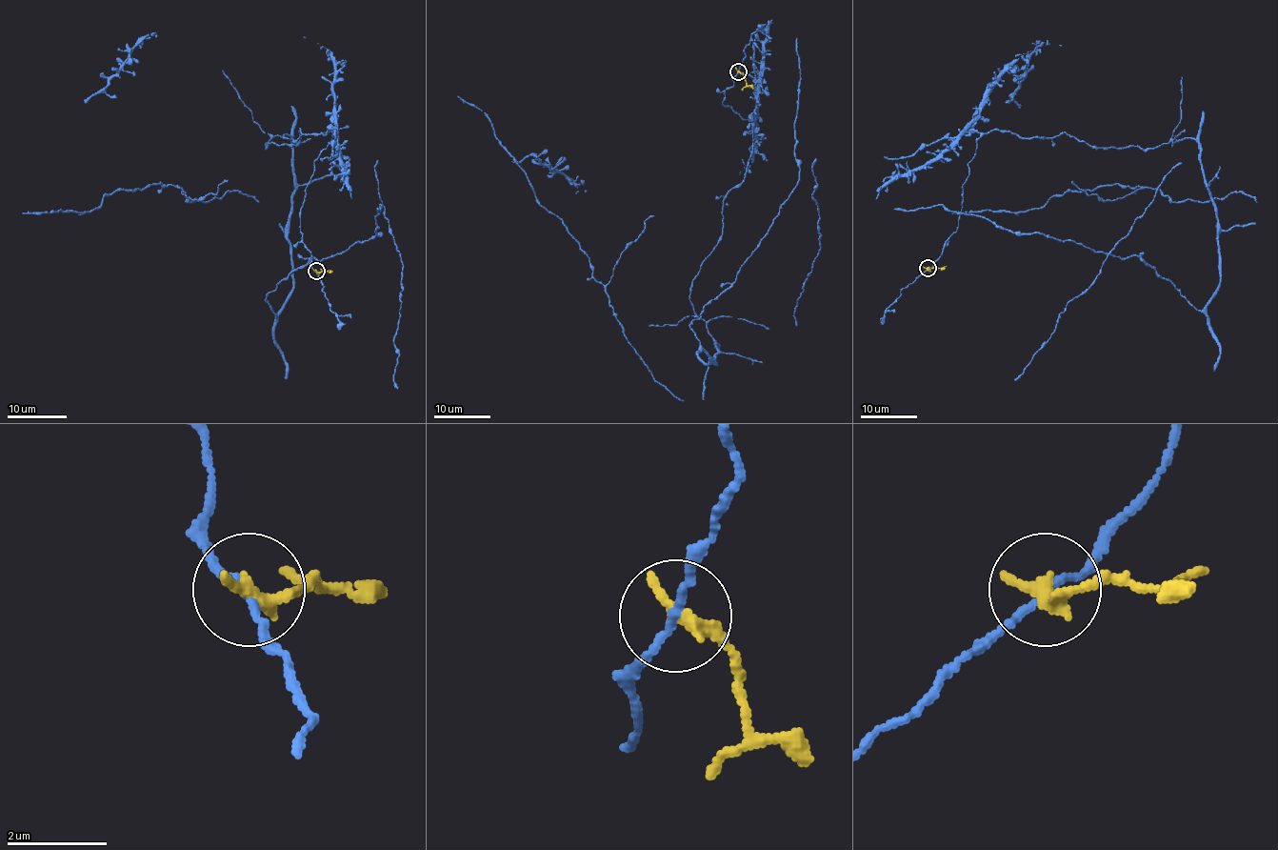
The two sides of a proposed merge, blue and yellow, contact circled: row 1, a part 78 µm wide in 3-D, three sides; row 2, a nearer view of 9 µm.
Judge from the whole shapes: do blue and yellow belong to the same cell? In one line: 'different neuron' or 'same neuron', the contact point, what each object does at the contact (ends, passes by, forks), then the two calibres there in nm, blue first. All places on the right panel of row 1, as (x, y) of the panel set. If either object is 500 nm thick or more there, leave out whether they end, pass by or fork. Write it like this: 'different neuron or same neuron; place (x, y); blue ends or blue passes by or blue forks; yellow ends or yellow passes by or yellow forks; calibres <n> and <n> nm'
different neuron; place (928, 268); blue passes by; yellow ends; calibres 140 and 360 nm

